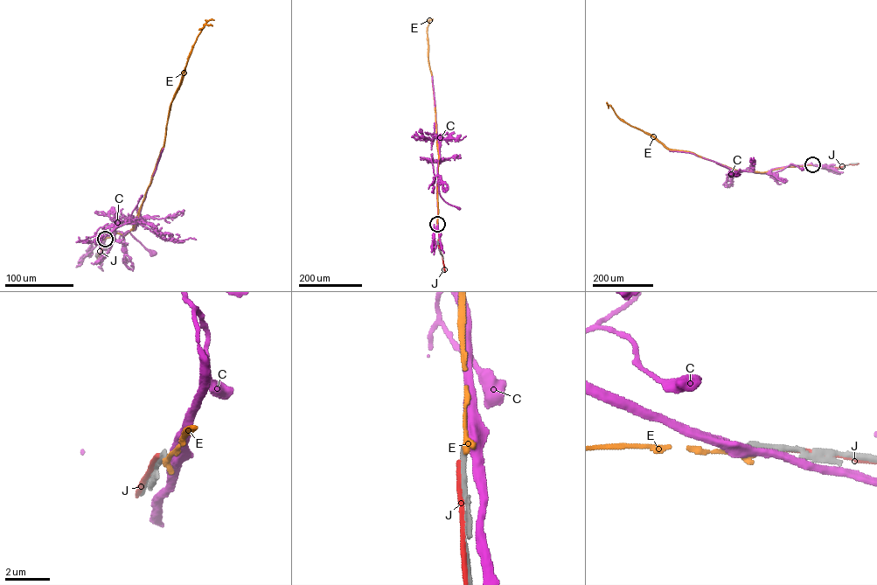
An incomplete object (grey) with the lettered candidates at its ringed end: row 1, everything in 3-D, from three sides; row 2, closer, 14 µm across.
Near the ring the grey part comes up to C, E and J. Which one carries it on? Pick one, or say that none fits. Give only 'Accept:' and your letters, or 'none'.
Accept: none

